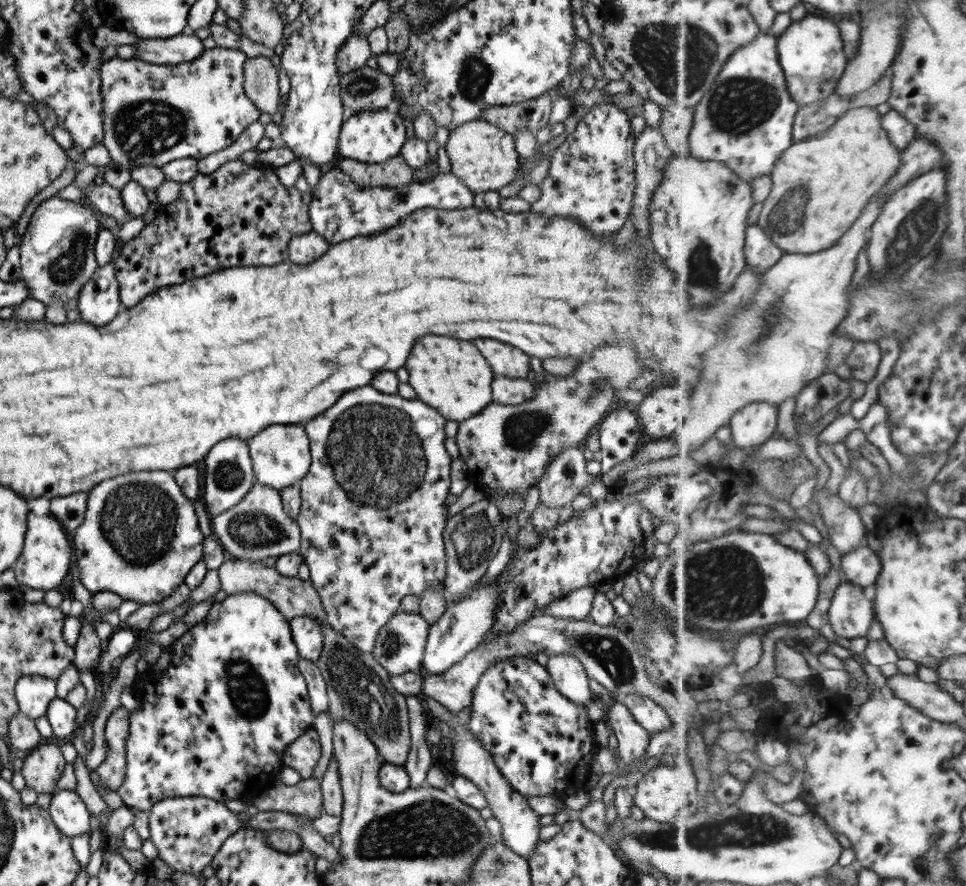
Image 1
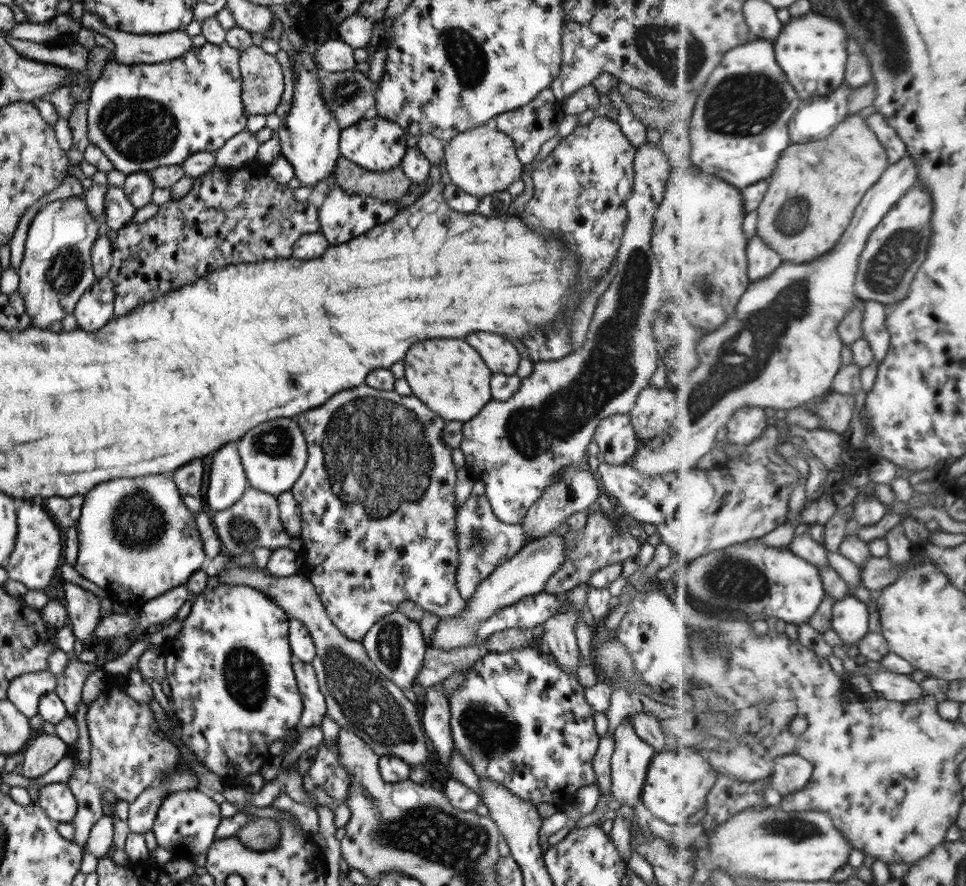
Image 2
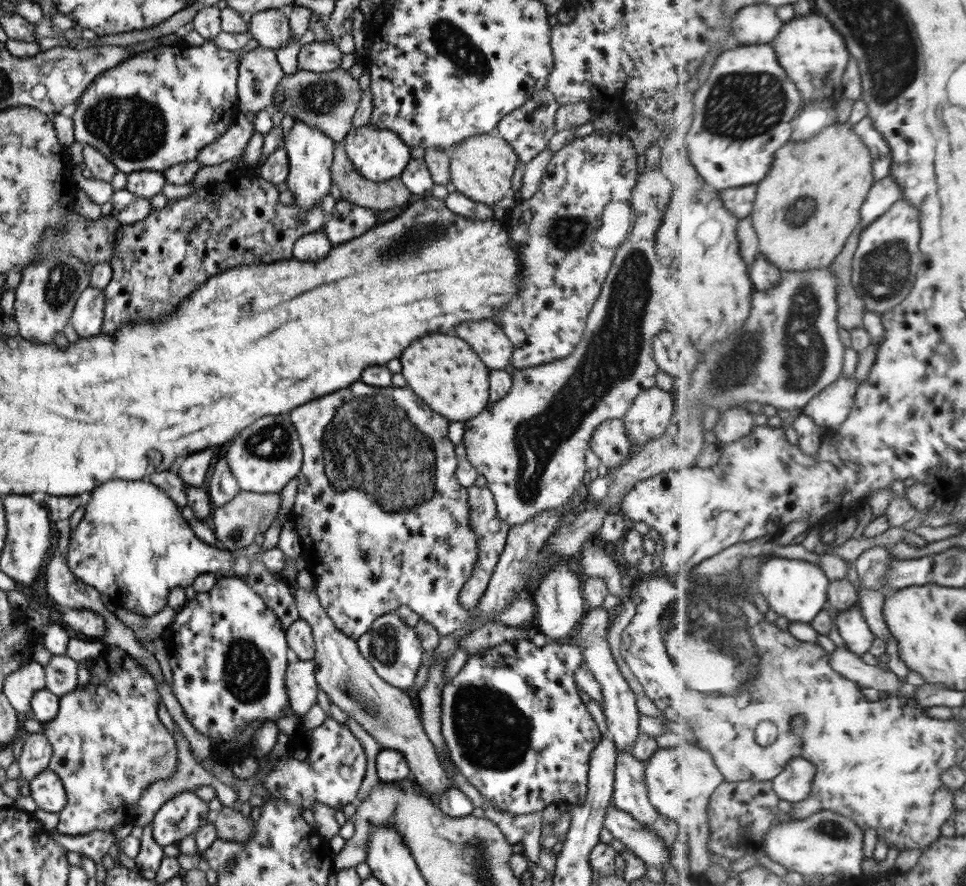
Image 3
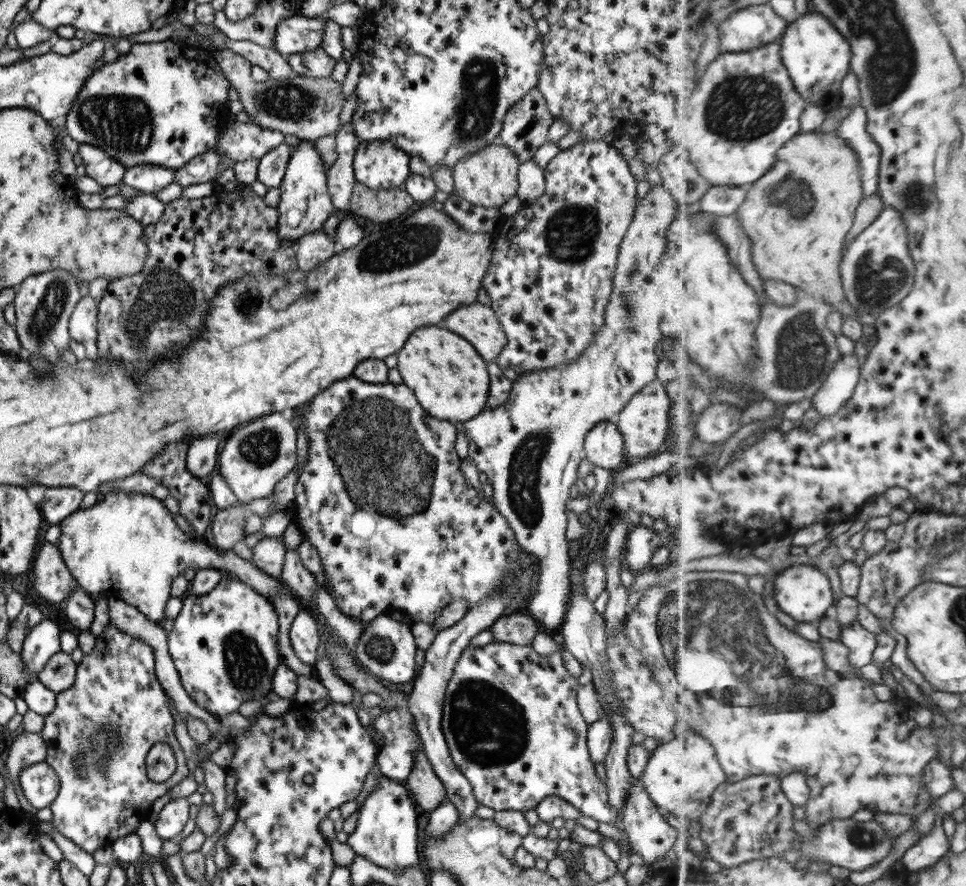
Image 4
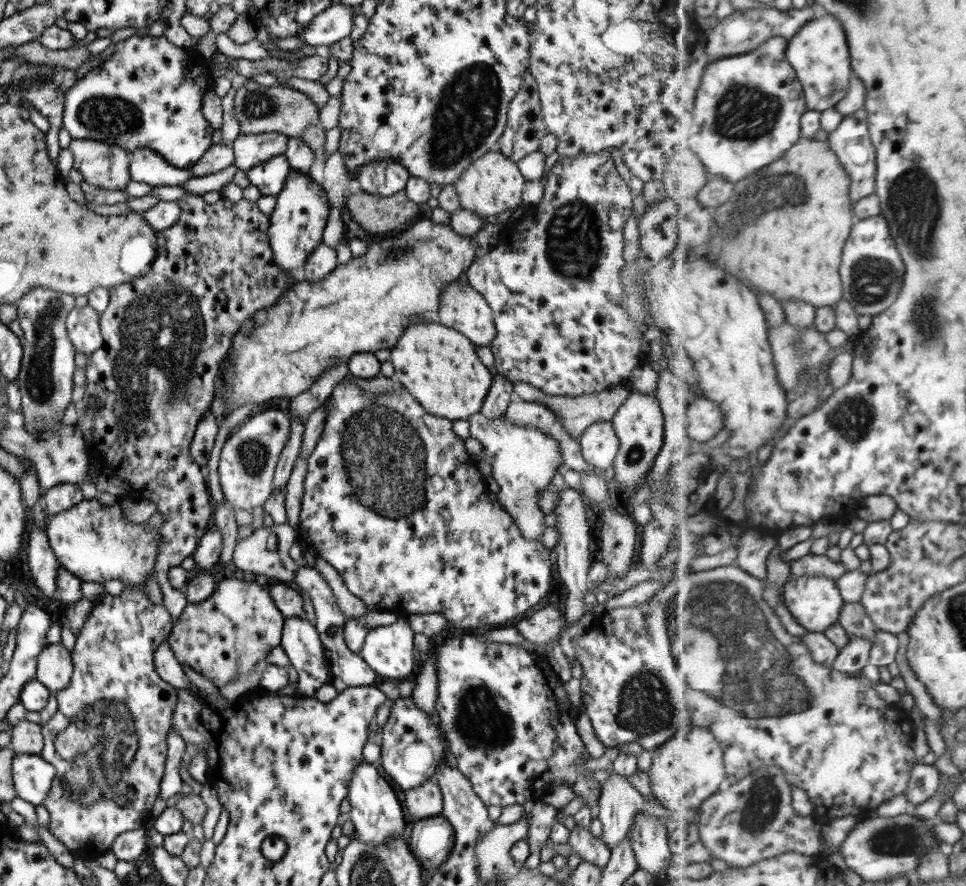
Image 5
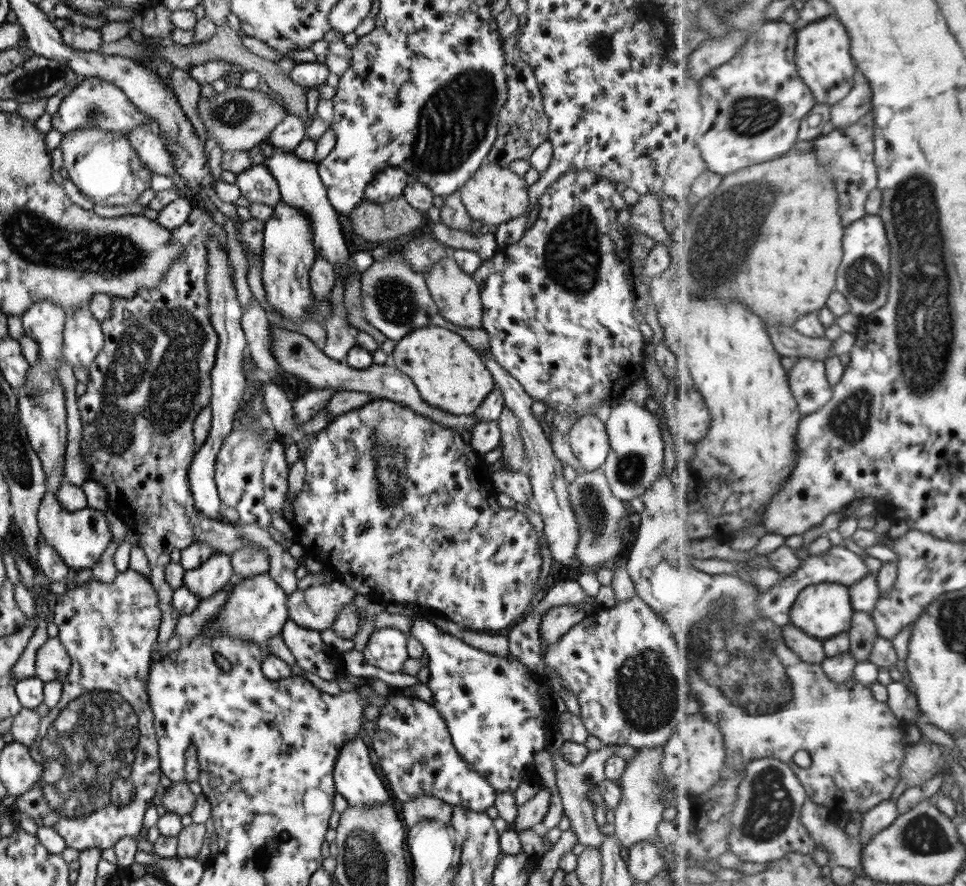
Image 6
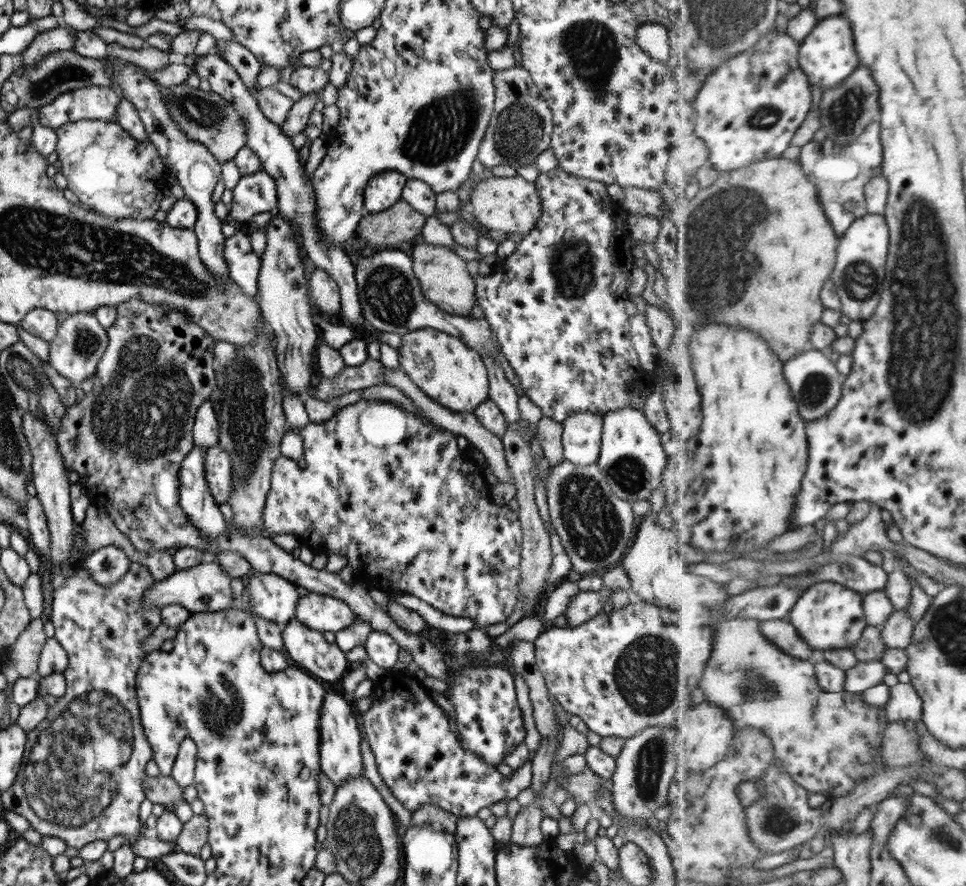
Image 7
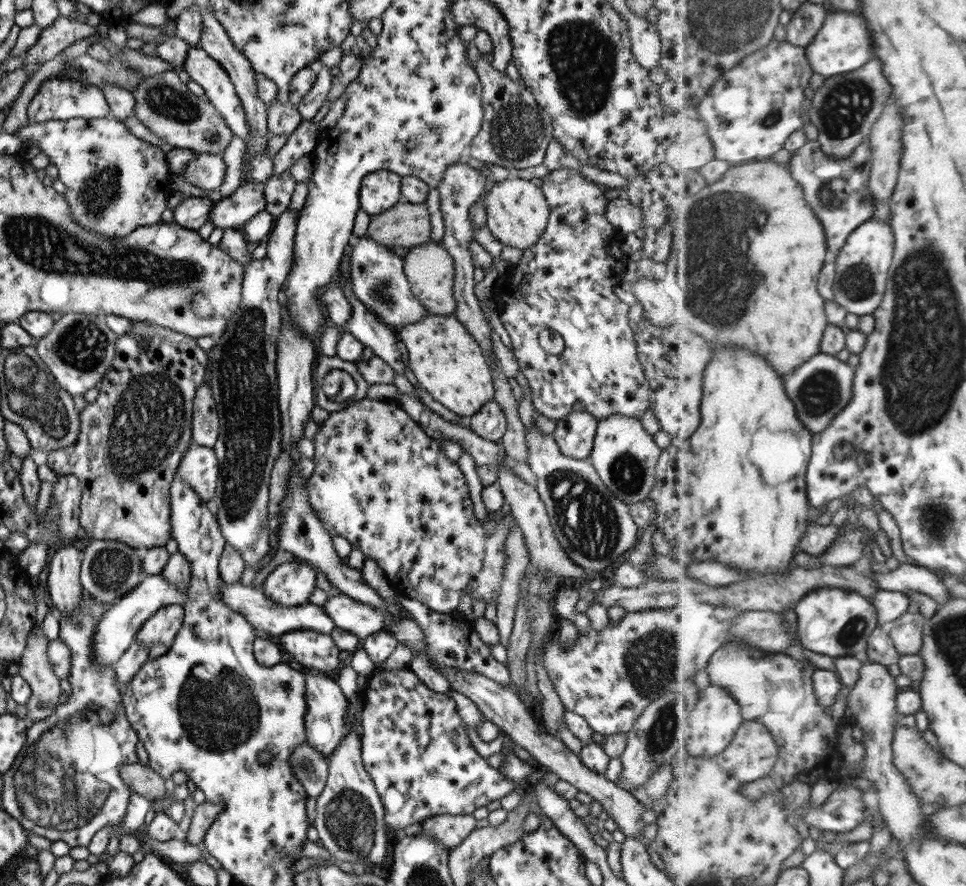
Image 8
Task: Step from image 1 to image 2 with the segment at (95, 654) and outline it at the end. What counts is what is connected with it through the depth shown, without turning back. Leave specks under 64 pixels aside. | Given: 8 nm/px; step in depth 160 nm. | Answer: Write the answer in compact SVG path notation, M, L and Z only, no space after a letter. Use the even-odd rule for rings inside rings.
M67 581L63 584L63 594L62 603L65 604L64 607L68 612L72 633L83 646L86 644L88 647L100 617L99 599L77 584L71 584Z

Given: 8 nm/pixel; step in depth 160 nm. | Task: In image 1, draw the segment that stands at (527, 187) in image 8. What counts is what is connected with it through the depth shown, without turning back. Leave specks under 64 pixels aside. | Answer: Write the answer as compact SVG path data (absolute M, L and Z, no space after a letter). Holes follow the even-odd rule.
M481 118L456 126L449 132L444 149L450 162L450 172L473 193L498 191L515 179L519 167L513 136Z

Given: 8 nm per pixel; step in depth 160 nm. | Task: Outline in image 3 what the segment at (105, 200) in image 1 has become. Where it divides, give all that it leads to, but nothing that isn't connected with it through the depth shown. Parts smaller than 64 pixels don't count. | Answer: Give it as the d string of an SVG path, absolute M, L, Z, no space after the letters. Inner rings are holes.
M127 189L113 191L111 212L120 225L133 224L143 220L152 210L149 199L141 198Z

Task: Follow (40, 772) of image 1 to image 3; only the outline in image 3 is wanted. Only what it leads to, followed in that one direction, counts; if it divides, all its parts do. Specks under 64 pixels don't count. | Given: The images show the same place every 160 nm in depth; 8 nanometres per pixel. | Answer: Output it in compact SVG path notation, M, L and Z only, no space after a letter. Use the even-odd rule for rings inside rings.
M30 733L16 759L20 776L30 781L38 772L47 770L51 753L51 745L43 733Z

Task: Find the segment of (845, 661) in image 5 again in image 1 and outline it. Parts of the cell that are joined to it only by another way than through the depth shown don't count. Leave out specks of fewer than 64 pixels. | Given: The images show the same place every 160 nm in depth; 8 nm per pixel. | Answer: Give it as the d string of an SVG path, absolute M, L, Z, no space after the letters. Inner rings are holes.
M844 579L830 606L832 627L838 636L865 637L873 620L877 619L875 604L865 596L865 587Z

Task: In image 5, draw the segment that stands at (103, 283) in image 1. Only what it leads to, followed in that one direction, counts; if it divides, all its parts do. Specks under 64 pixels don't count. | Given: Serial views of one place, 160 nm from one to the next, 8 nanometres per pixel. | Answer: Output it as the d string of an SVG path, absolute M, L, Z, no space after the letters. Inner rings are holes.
M89 306L73 308L65 318L64 326L67 339L69 339L76 352L89 356L102 346L98 313Z

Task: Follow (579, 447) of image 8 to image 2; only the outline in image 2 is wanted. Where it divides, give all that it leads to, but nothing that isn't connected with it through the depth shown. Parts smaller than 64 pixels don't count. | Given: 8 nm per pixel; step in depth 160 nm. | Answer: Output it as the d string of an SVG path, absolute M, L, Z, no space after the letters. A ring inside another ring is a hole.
M613 414L601 419L592 436L604 462L623 465L635 454L636 434L628 414Z

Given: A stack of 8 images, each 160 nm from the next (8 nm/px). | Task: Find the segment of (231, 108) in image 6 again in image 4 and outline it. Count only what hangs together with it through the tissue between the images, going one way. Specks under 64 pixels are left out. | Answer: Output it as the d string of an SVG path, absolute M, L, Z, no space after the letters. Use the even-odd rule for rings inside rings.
M219 49L214 51L214 59L228 84L237 91L242 111L252 118L251 124L309 141L330 139L339 129L339 114L345 100L339 82L330 77L313 78L296 73L280 80L255 82L250 75L250 62L239 54Z

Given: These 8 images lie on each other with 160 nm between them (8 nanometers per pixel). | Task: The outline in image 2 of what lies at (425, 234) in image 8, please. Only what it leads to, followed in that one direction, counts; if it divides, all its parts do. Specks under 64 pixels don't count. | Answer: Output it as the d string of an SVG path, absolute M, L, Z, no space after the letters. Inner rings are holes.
M341 156L336 160L333 175L332 182L345 192L373 196L383 201L401 197L411 184L399 167L385 172L371 172Z

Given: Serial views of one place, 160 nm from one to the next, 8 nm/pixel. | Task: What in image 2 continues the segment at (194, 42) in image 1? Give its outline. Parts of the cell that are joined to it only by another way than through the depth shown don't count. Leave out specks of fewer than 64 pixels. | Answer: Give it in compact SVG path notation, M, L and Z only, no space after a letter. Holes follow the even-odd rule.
M82 12L78 21L81 27L90 29L93 33L100 33L113 42L114 49L112 51L112 59L109 61L117 64L155 64L168 60L176 59L178 56L184 55L185 51L191 48L189 35L185 31L171 31L156 35L138 35L123 31L114 31L108 29L92 12Z

